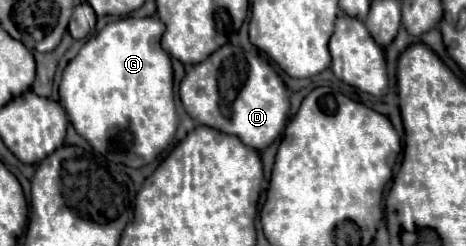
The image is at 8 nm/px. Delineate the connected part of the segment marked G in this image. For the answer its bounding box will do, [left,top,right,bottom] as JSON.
[60,17,174,166]

